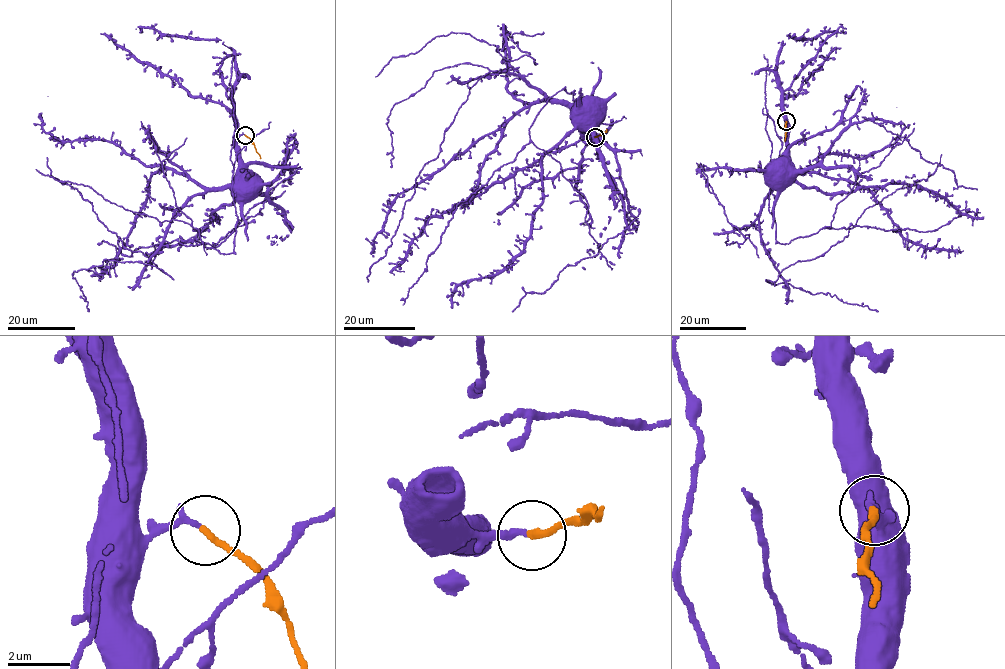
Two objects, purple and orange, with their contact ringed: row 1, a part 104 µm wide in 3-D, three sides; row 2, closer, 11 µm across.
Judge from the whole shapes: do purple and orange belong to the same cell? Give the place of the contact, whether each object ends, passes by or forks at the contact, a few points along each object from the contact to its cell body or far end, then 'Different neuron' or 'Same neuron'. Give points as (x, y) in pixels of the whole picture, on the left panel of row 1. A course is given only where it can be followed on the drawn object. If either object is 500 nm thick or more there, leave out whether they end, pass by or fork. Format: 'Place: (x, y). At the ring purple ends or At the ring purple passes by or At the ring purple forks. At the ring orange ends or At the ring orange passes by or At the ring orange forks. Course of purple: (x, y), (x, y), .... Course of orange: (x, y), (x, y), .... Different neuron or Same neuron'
Place: (245, 135). At the ring purple ends. At the ring orange ends. Course of purple: (244, 134), (237, 142), (239, 167), (248, 178). Course of orange: (245, 135), (260, 158). Different neuron

